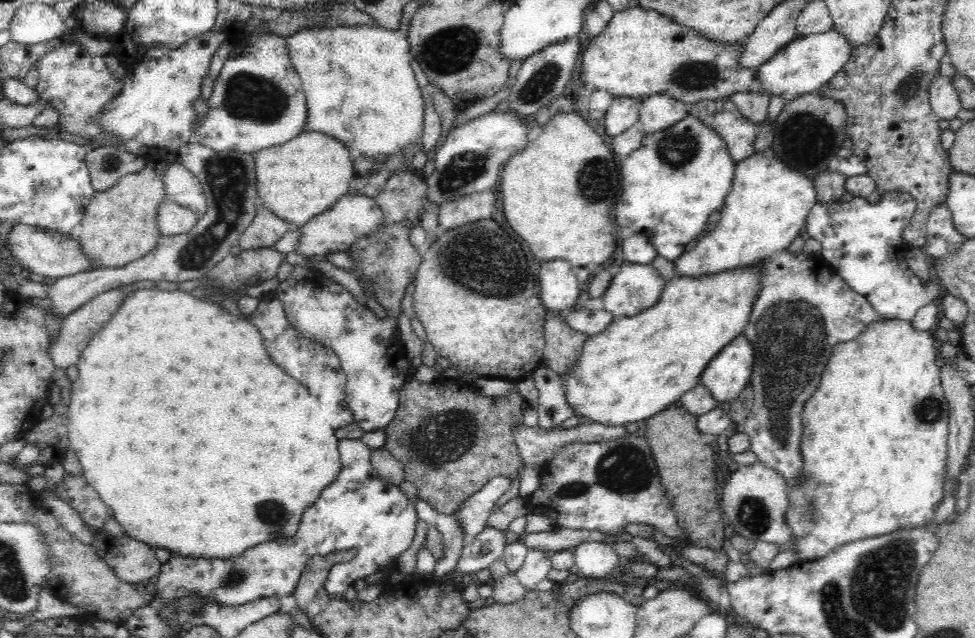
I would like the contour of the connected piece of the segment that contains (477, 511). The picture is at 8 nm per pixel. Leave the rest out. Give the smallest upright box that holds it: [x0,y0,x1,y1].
[453,474,510,542]

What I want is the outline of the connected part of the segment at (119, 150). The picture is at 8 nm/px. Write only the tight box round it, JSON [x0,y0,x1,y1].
[85,144,145,192]

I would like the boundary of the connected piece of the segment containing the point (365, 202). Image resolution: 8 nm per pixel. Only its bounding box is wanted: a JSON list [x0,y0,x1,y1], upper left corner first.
[298,194,384,256]

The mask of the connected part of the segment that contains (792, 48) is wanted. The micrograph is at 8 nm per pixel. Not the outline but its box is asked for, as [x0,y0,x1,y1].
[757,28,853,100]

